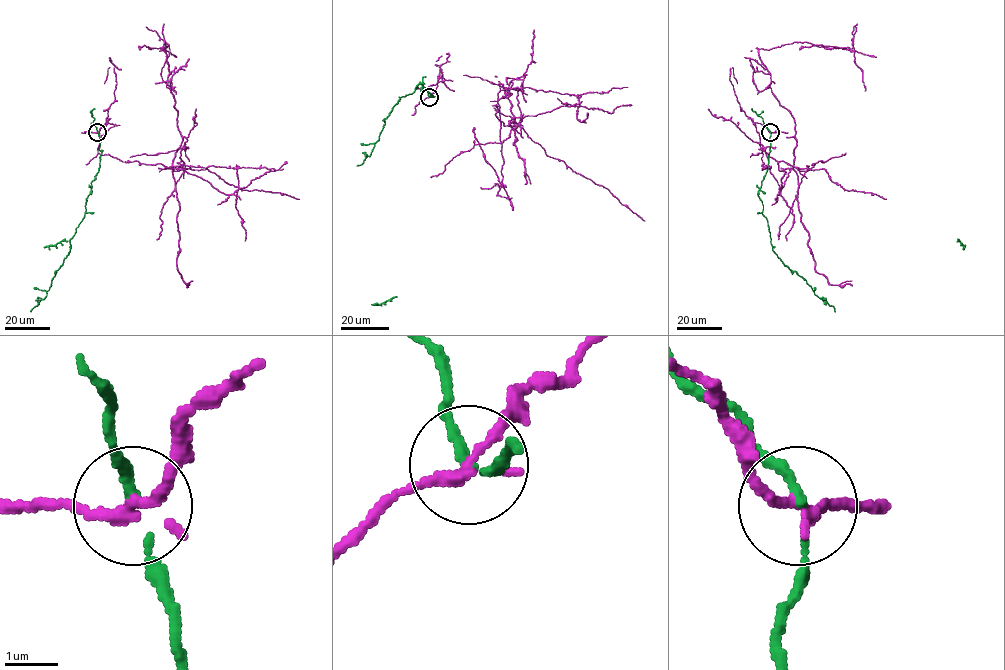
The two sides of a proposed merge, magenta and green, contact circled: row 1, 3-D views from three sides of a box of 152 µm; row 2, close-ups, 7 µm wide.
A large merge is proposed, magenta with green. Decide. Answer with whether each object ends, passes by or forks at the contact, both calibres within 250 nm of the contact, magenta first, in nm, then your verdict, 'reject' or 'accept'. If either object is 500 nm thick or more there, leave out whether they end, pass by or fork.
magenta passes by; green passes by; 200 nm thick on the magenta side, 140 nm on the other; reject

